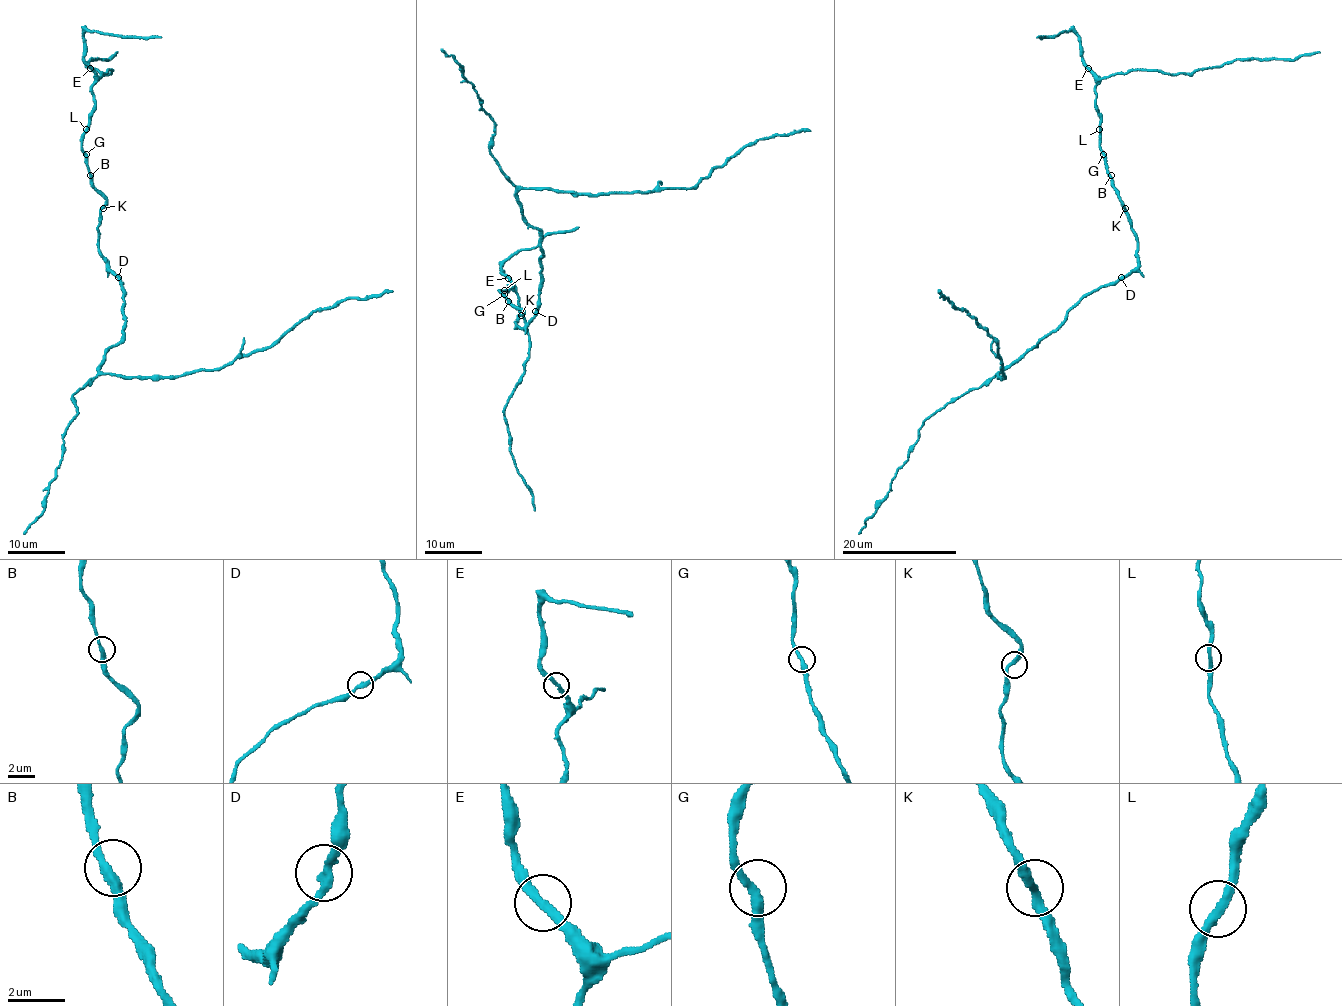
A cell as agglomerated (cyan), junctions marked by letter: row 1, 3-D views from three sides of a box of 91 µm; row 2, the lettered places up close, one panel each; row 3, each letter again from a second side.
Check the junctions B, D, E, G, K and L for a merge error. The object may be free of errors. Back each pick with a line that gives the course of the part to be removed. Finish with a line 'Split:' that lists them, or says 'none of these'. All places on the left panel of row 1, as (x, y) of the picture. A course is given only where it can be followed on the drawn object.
Split: none of these

